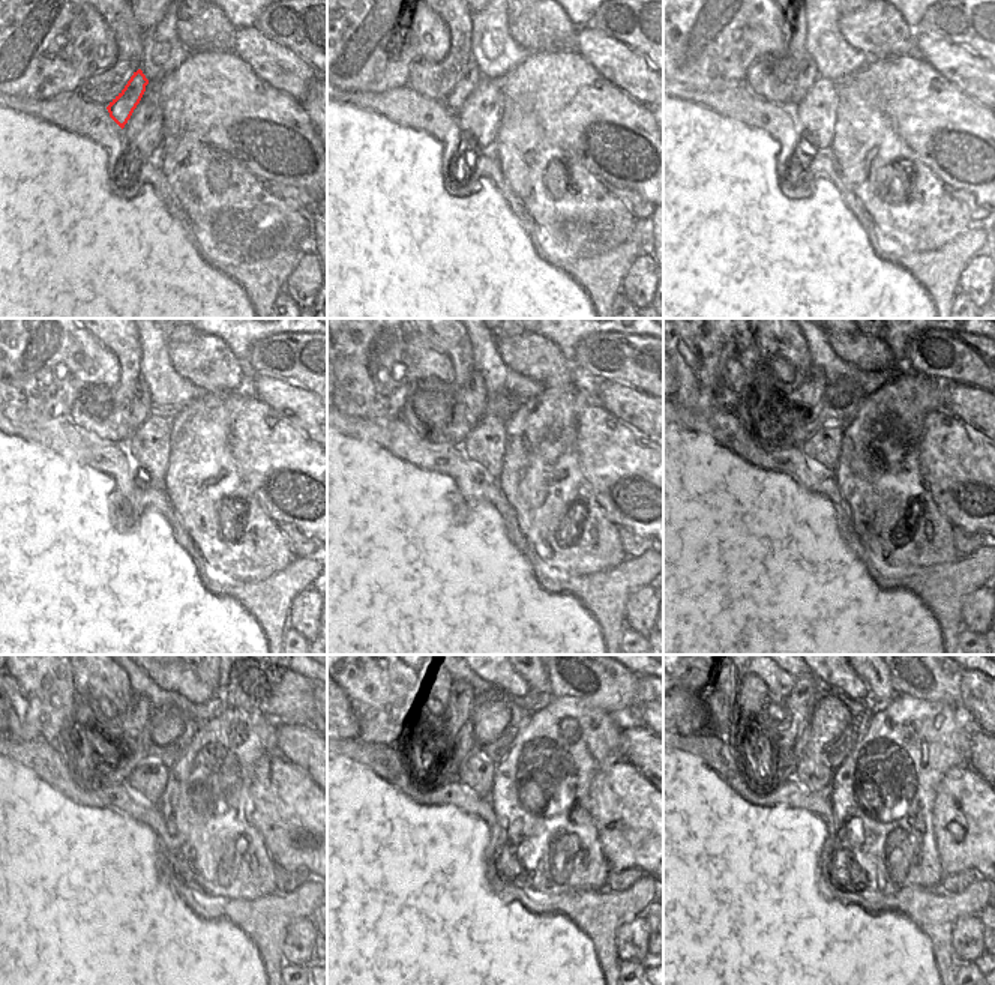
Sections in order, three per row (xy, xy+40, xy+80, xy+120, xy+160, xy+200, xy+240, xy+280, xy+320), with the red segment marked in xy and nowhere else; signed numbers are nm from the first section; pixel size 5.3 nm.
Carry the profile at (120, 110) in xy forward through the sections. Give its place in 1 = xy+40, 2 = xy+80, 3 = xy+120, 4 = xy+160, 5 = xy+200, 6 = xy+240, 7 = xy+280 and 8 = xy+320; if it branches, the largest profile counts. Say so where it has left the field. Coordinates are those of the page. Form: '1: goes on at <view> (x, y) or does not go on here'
1: goes on at xy+40 (470, 77)
2: goes on at xy+80 (808, 72)
3: goes on at xy+120 (140, 403)
4: goes on at xy+160 (473, 395)
5: goes on at xy+200 (809, 394)
6: goes on at xy+240 (134, 724)
7: goes on at xy+280 (458, 713)
8: goes on at xy+320 (799, 706)

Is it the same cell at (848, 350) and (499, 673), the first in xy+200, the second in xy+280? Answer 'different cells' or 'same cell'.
same cell

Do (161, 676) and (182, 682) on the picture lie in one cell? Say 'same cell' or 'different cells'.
same cell

